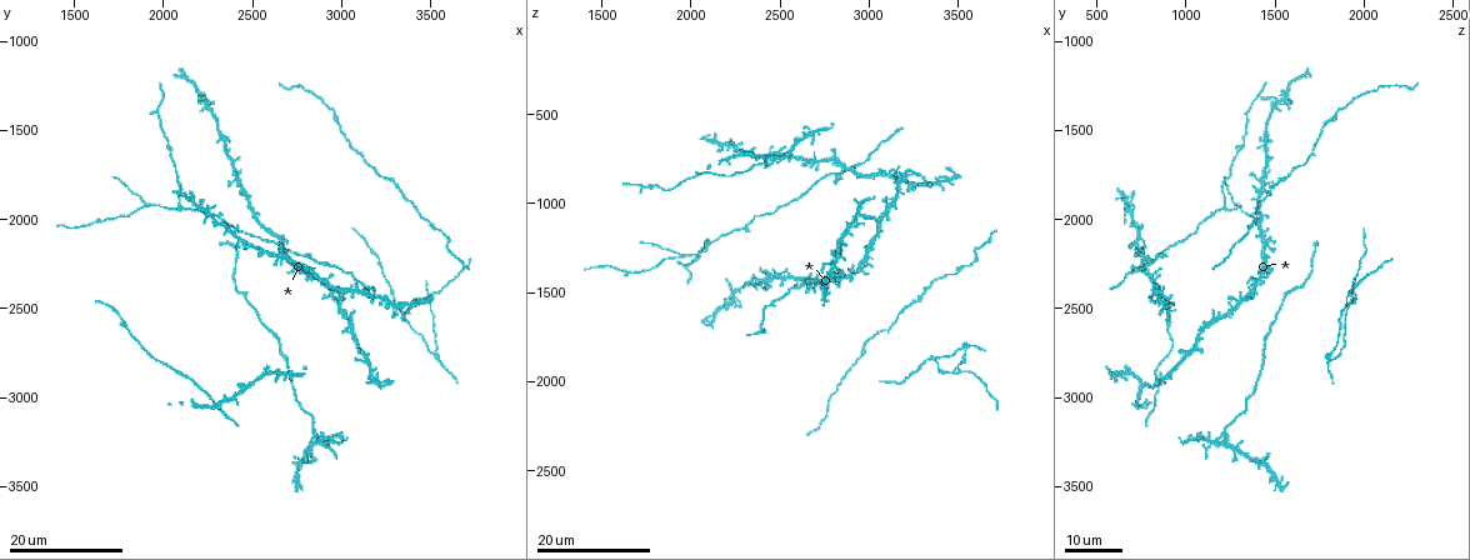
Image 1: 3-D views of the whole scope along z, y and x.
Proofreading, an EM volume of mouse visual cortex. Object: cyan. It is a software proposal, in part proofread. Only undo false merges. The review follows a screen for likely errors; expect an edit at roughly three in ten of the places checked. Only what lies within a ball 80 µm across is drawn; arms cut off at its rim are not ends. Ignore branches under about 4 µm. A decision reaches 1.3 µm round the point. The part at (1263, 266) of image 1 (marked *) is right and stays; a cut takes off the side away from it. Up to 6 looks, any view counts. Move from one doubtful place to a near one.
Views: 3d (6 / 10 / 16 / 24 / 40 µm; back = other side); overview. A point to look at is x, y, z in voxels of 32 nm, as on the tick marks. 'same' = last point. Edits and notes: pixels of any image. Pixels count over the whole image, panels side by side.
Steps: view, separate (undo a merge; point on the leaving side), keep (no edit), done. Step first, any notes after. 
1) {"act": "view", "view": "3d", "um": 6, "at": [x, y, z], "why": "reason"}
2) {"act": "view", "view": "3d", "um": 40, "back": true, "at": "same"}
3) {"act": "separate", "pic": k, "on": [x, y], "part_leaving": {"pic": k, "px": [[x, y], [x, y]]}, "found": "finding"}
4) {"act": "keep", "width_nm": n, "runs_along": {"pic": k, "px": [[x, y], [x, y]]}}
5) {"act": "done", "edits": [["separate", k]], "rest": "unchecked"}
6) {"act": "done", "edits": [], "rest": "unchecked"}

{"act": "view", "view": "3d", "um": 16, "at": [3060, 2600, 1100]}

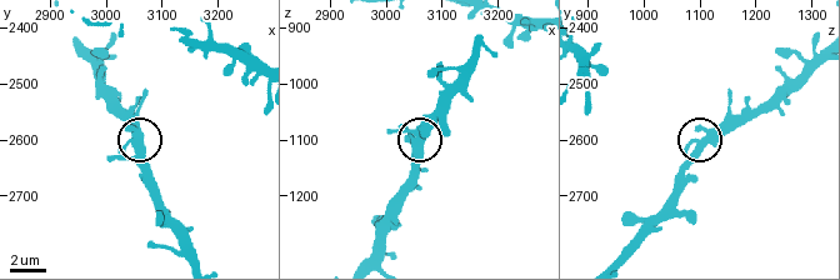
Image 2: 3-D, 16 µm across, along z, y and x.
{"act": "view", "view": "3d", "um": 10, "at": [3050, 2575, 1100]}

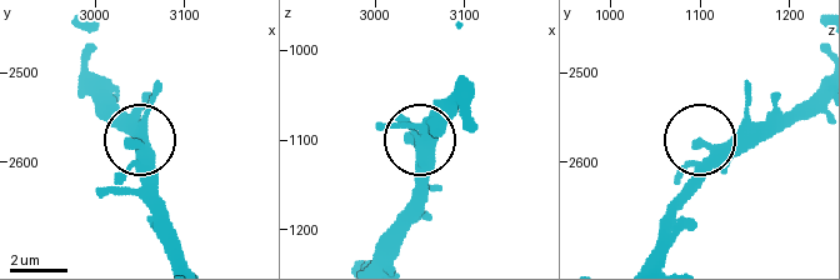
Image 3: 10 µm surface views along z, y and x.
{"act": "keep", "runs_along": {"pic": 3, "px": [[816, 93], [744, 133], [704, 145], [701, 178], [680, 219]]}, "found": "all the same cell"}

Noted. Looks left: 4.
{"act": "view", "view": "3d", "um": 24, "at": [3540, 2780, 1820], "why": "three arms meet"}

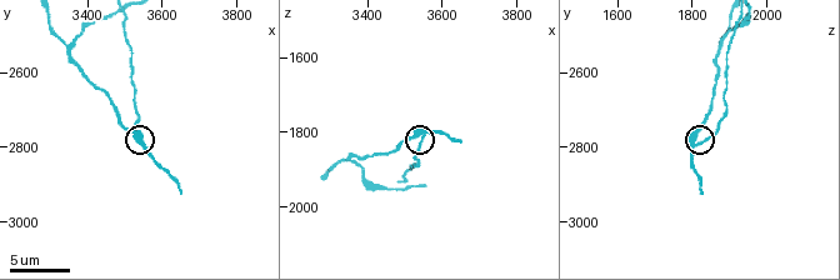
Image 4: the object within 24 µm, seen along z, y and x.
{"act": "view", "view": "3d", "um": 10, "at": [3550, 2800, 1820]}

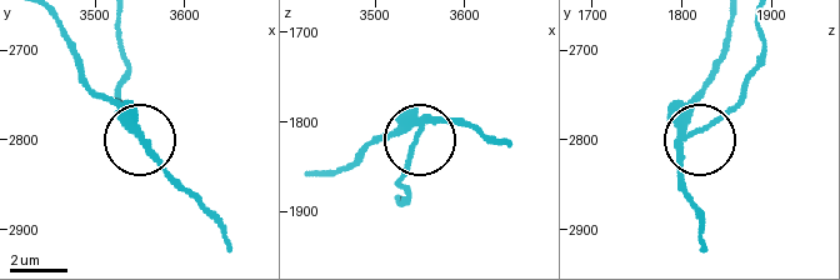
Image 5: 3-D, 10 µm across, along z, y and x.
{"act": "separate", "pic": 5, "on": [409, 150], "arms": 3, "part_leaving": {"pic": 5, "px": [[145, 146], [119, 91], [124, 63], [116, 26]]}, "found": "a second cell is stuck on"}

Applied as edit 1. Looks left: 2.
{"act": "done", "edits": [["separate", 5]], "rest": "unchecked"}

